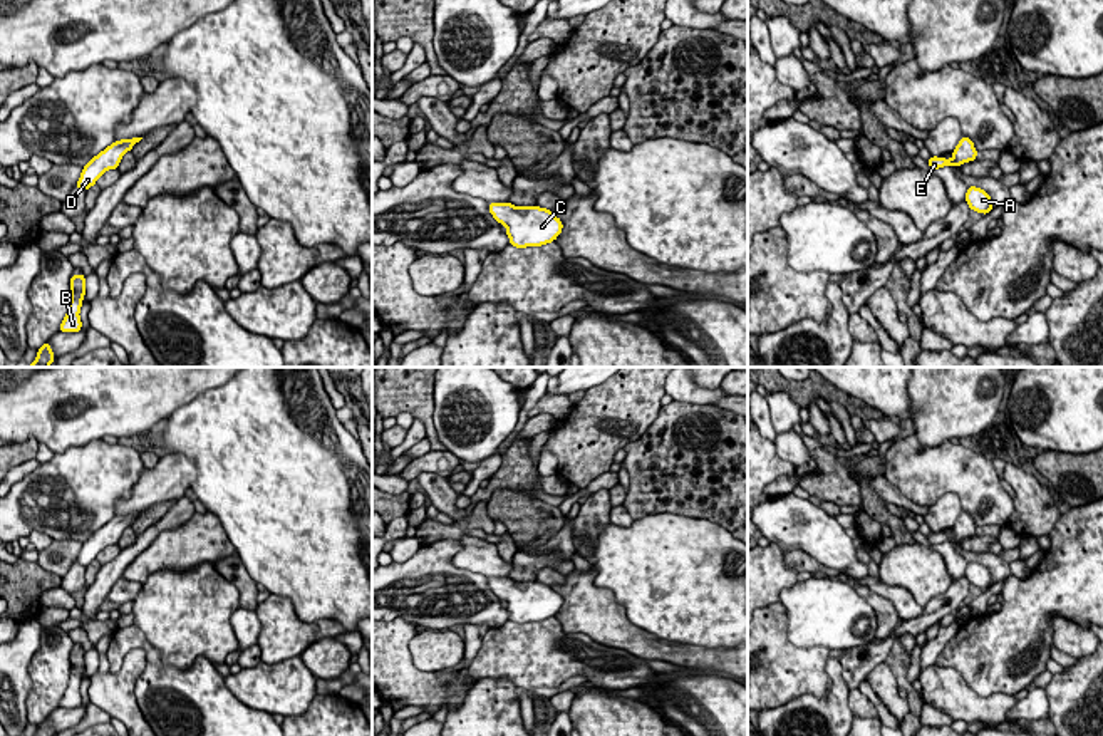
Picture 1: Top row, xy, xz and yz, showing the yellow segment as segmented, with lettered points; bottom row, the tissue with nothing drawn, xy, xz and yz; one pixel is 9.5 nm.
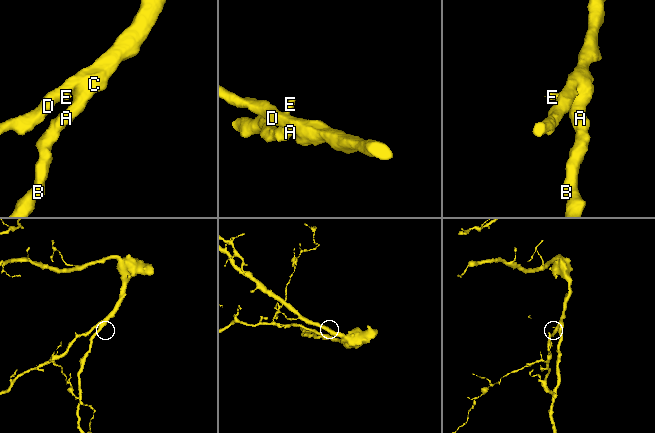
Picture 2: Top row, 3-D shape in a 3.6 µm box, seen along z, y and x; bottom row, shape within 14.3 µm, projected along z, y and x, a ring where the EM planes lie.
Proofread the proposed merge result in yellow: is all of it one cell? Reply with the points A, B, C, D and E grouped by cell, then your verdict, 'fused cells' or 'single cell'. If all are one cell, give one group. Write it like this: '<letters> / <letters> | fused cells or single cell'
A B C D E | single cell

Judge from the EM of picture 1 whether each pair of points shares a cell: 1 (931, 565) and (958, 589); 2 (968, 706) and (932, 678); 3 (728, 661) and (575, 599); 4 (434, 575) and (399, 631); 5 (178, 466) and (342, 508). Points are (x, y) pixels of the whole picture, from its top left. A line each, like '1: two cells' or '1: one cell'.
1: two cells
2: one cell
3: one cell
4: two cells
5: two cells

